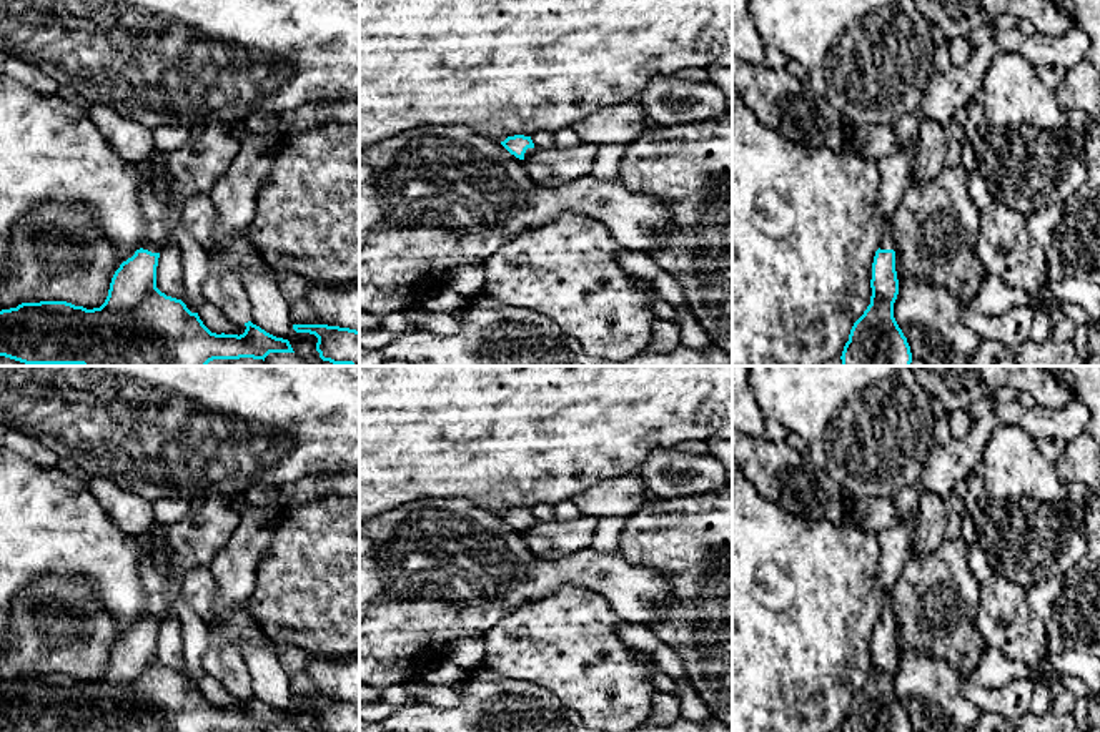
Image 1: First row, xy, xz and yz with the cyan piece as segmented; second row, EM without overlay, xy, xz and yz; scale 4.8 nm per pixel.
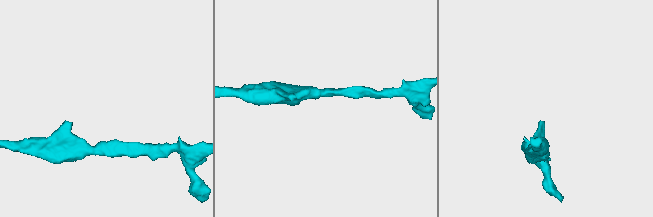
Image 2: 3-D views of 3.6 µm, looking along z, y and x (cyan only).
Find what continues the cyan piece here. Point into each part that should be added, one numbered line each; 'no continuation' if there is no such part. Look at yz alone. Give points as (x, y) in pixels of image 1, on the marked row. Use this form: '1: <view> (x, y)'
1: yz (887, 240)

